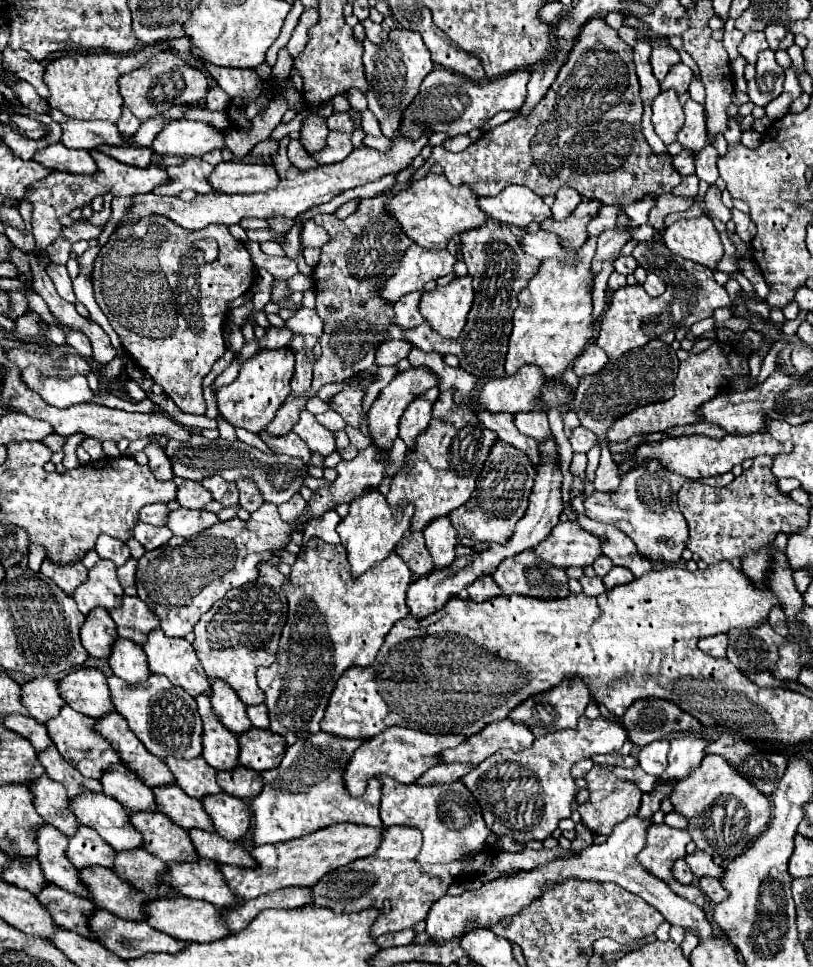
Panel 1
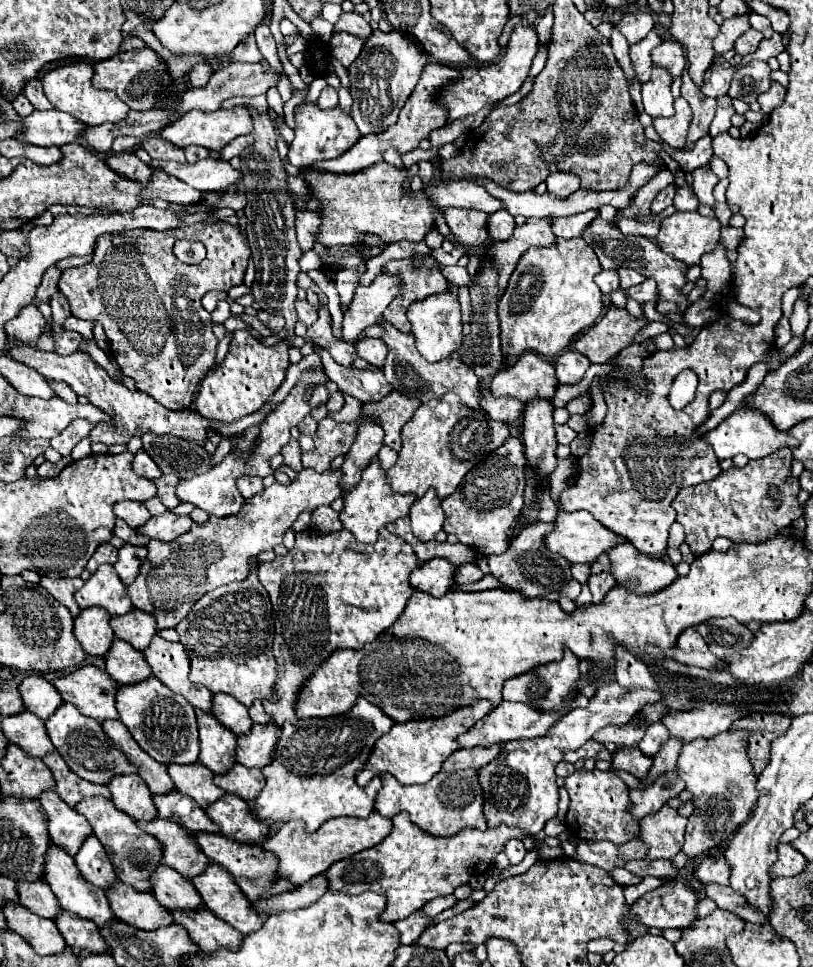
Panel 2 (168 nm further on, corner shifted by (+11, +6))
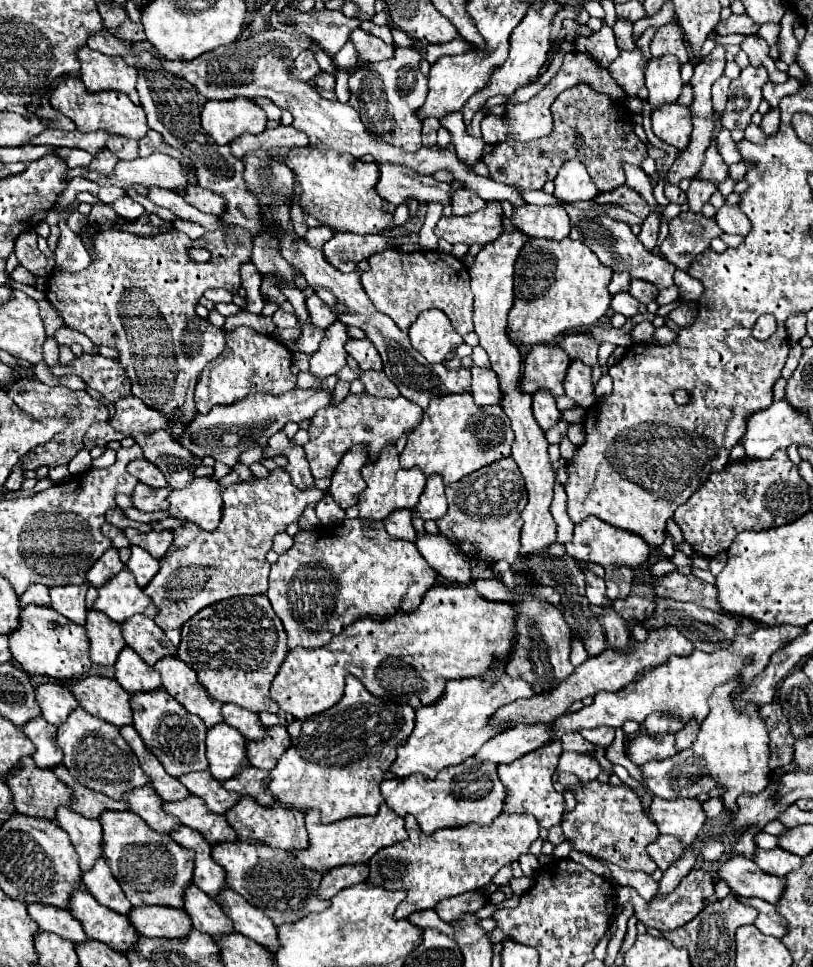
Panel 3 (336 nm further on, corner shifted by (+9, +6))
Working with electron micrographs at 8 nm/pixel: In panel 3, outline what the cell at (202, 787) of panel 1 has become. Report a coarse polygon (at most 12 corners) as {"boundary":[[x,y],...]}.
{"boundary":[[208,771],[182,775],[180,783],[224,815],[242,799]]}

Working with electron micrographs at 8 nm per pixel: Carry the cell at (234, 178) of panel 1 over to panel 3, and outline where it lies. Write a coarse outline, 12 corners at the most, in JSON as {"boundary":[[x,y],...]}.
{"boundary":[[152,153],[118,161],[110,175],[82,175],[98,185],[188,185],[178,159]]}

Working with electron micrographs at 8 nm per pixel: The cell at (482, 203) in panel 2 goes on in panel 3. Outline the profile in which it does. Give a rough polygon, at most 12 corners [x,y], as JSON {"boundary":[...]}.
{"boundary":[[380,163],[376,193],[400,205],[408,197],[450,203],[450,183],[410,167]]}

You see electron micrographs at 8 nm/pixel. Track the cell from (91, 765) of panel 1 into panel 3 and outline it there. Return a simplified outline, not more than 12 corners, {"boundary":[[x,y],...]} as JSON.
{"boundary":[[82,707],[58,727],[64,767],[120,801],[150,785],[112,723]]}

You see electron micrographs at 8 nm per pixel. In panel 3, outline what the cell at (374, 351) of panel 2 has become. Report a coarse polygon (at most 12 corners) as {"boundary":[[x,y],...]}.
{"boundary":[[350,339],[346,351],[362,371],[382,371],[380,355],[368,339]]}

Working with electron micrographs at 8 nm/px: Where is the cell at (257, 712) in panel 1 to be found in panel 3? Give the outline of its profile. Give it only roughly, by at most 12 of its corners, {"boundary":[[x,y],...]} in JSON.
{"boundary":[[260,713],[264,727],[272,727],[286,721],[290,723],[290,715],[272,715]]}

